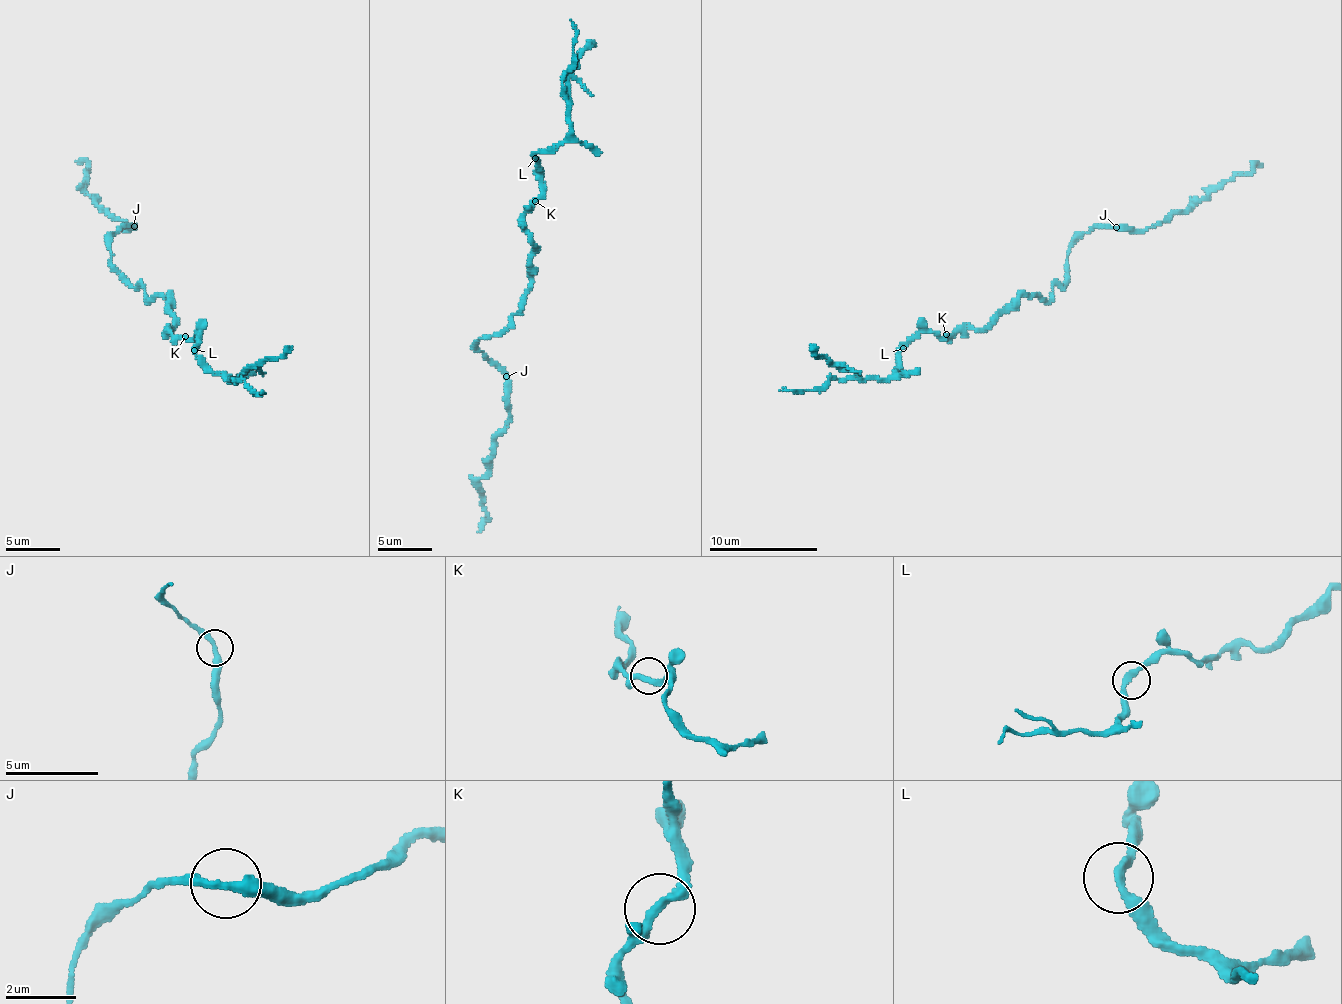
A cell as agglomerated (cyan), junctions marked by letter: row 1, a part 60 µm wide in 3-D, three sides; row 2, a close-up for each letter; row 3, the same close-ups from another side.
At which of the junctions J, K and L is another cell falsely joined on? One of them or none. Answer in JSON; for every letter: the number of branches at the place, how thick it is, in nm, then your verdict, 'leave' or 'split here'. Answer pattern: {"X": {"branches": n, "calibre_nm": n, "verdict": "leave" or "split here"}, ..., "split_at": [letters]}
{"J": {"branches": 2, "calibre_nm": 300, "verdict": "leave"}, "K": {"branches": 2, "calibre_nm": 280, "verdict": "leave"}, "L": {"branches": 2, "calibre_nm": 280, "verdict": "leave"}, "split_at": []}

